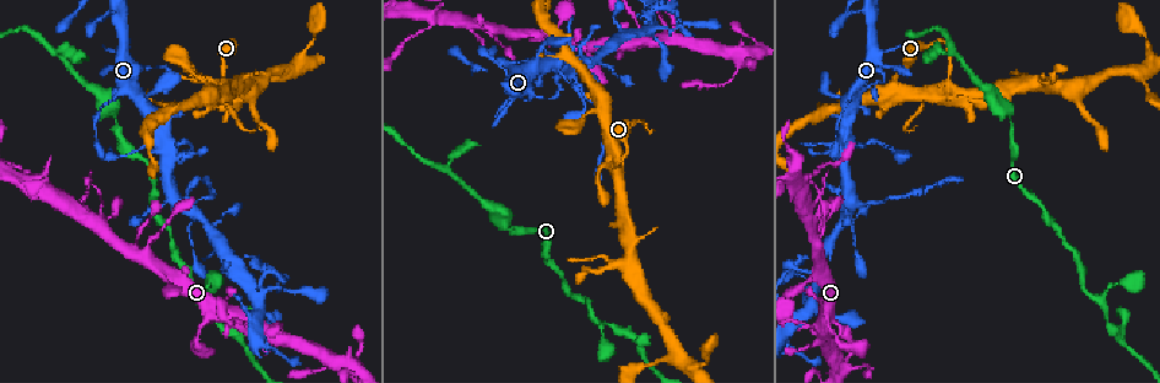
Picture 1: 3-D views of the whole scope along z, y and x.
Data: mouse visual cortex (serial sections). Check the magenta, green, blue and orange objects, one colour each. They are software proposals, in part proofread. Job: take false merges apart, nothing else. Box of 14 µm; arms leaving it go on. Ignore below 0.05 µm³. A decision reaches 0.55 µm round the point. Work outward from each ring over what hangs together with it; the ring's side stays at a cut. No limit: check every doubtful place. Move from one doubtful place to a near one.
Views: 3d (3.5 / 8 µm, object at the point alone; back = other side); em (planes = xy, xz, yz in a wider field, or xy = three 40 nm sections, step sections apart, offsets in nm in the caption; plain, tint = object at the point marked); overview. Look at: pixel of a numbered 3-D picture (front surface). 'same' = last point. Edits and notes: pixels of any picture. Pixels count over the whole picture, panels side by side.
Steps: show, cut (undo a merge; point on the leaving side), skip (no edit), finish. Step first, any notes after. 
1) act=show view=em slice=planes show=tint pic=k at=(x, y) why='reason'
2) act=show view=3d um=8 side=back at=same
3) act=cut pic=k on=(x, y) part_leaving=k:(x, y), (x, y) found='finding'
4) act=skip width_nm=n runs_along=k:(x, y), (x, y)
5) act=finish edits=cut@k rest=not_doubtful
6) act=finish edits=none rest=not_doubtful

act=show view=3d um=8 pic=1 at=(223, 81) why='four or more arms meet'

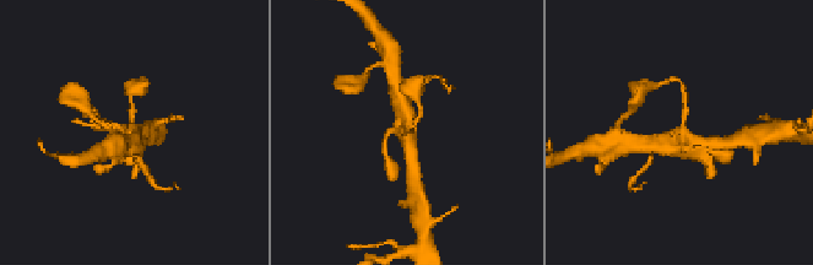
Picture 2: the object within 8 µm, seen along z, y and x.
act=show view=3d um=3.5 pic=2 at=(683, 131) why='zoom in'

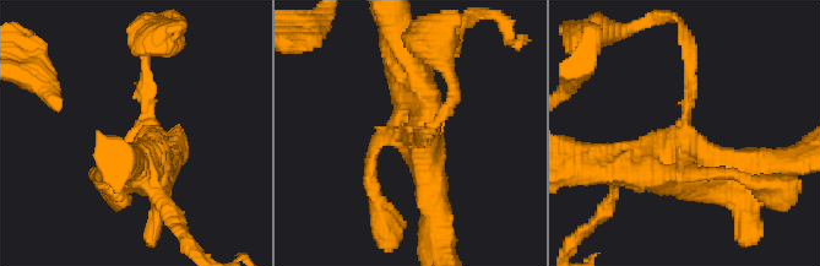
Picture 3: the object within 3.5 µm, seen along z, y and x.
act=show view=em slice=xy step=2 show=tint pic=3 at=(139, 132) arms=4 arm_widths_nm=150,150,450,450 why='shape alone is not enough'

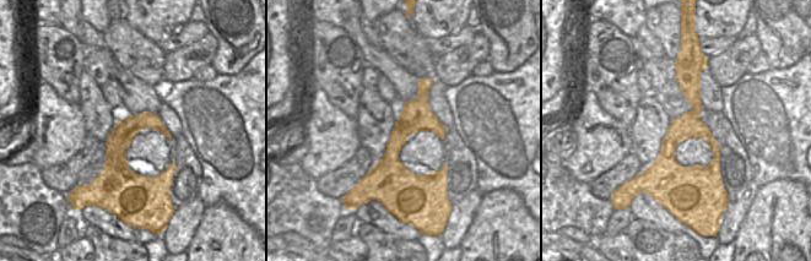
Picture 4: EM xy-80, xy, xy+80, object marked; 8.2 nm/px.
act=skip runs_along=4:(684, 68), (695, 114), (669, 142), (674, 195) found='one cell here'

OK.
act=show view=3d um=3.5 pic=1 at=(856, 202) why='three arms meet'

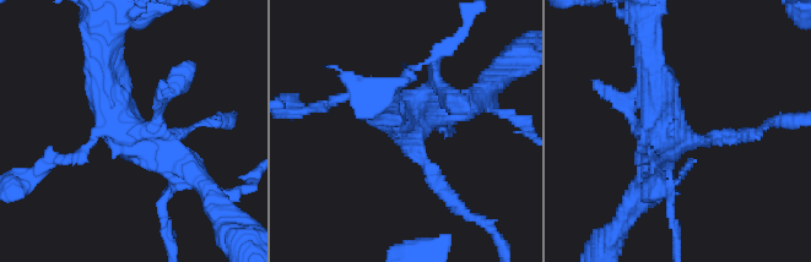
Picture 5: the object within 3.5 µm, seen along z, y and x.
act=show view=em slice=xy step=5 show=tint pic=5 at=(138, 139) why='now the EM'

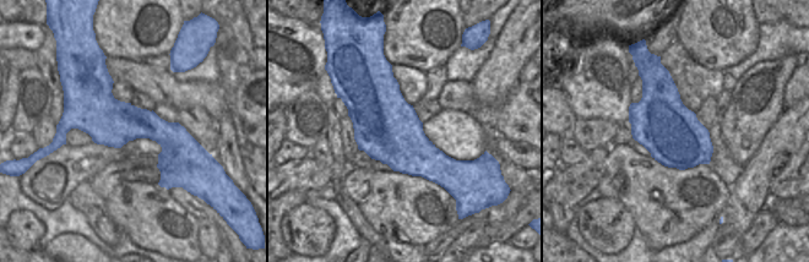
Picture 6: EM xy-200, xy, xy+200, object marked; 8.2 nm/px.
act=show view=em slice=xy step=1 show=tint at=same

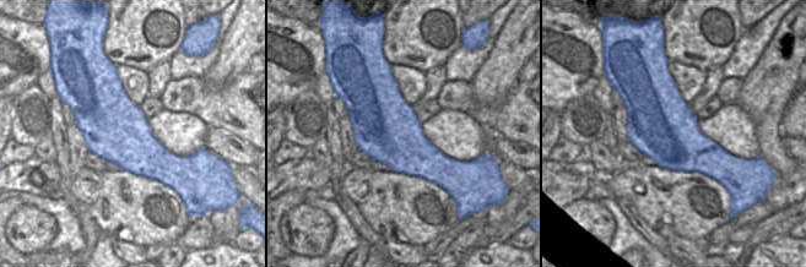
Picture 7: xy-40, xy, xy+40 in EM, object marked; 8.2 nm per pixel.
act=skip runs_along=5:(97, 70), (119, 126), (203, 183) found='continuous, no second cell'

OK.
act=show view=3d um=3.5 pic=1 at=(590, 100) why='a narrow waist'

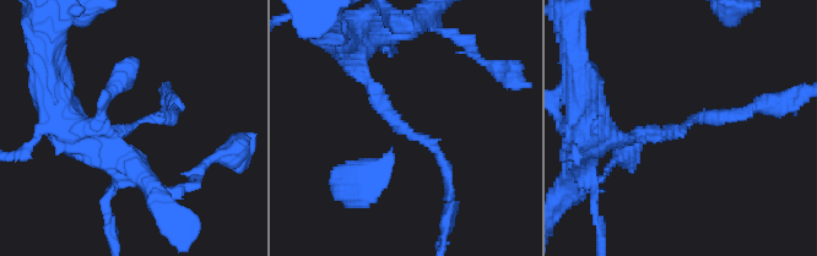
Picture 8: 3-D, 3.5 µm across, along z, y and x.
act=show view=em slice=xy step=1 show=tint pic=8 at=(417, 138)

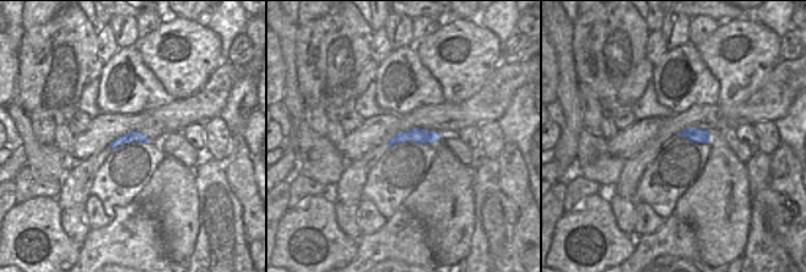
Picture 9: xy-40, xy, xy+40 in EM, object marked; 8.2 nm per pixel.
act=show view=em slice=planes show=tint at=same why='another direction'

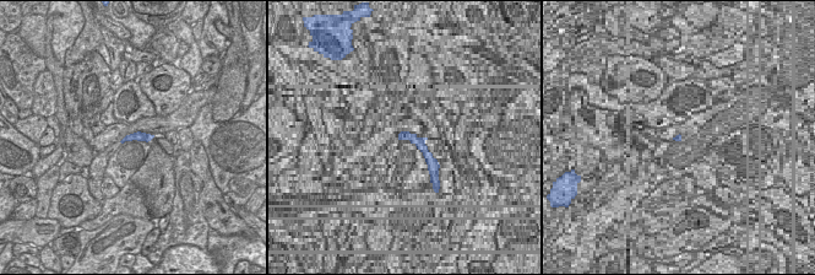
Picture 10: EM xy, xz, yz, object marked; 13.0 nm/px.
act=skip width_nm=130 runs_along=8:(364, 77), (436, 150), (450, 202) found='one cell here'

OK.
act=finish edits=none rest=not_doubtful

